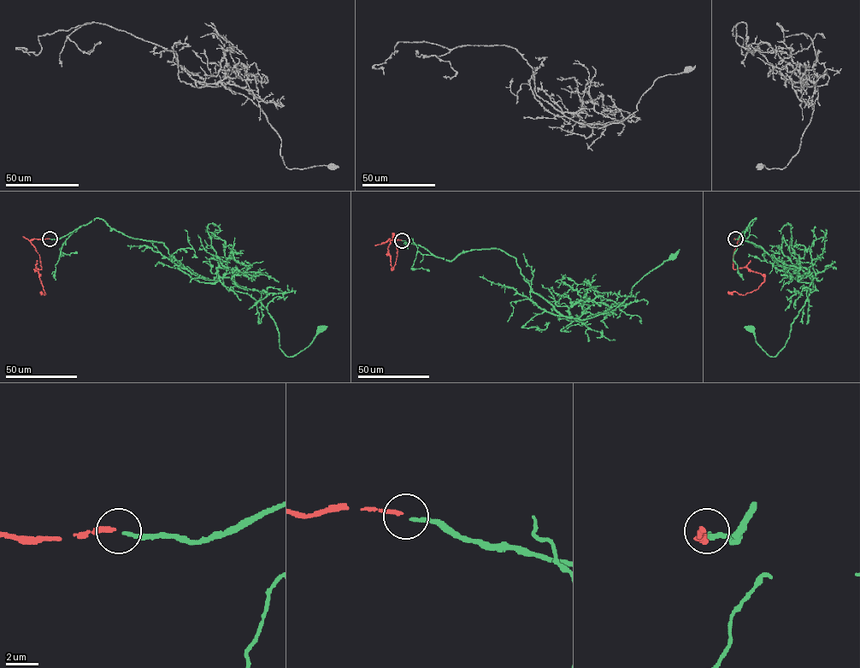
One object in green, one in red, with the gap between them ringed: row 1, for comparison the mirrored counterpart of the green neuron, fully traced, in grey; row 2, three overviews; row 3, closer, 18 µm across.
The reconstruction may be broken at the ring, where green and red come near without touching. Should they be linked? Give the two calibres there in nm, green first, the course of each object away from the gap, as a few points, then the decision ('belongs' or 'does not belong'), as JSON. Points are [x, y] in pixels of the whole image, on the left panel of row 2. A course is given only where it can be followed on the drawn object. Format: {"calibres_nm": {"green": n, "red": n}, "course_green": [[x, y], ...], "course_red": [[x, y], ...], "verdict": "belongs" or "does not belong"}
{"calibres_nm": {"green": 220, "red": 240}, "course_green": [[50, 239], [99, 218], [129, 237], [161, 242], [192, 278], [220, 280], [259, 301], [287, 356], [320, 328]], "course_red": [[49, 239], [30, 241], [39, 256], [41, 268], [36, 267], [45, 294], [40, 292]], "verdict": "belongs"}

